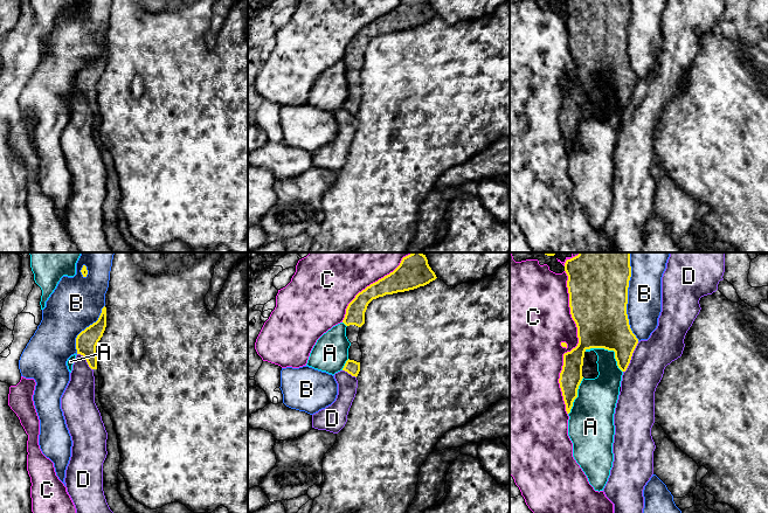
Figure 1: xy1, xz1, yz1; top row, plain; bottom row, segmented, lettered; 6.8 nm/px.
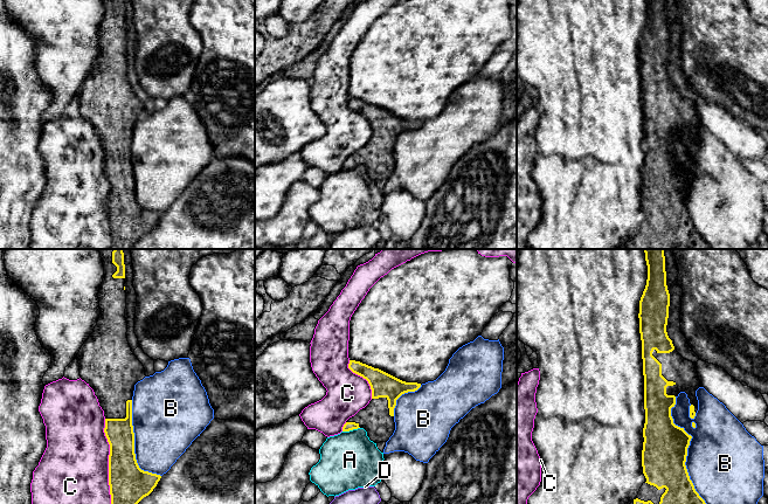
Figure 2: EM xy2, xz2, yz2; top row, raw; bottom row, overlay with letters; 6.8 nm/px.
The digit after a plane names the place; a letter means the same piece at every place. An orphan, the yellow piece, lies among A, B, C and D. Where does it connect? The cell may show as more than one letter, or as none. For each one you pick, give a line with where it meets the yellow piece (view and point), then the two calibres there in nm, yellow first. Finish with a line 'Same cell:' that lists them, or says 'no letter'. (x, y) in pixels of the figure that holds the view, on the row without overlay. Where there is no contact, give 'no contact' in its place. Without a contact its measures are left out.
Same cell: no letter

